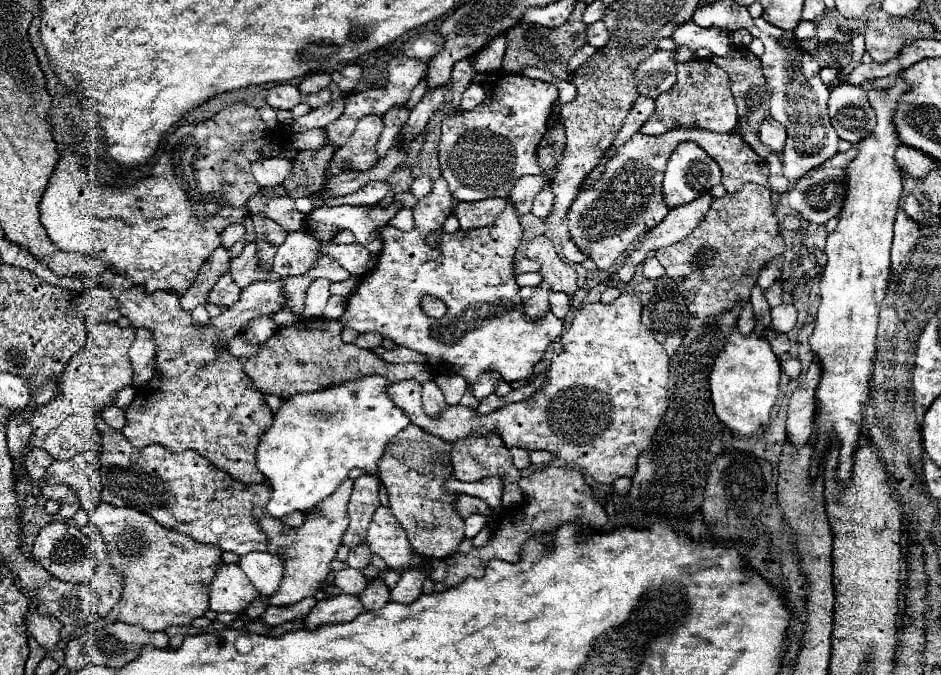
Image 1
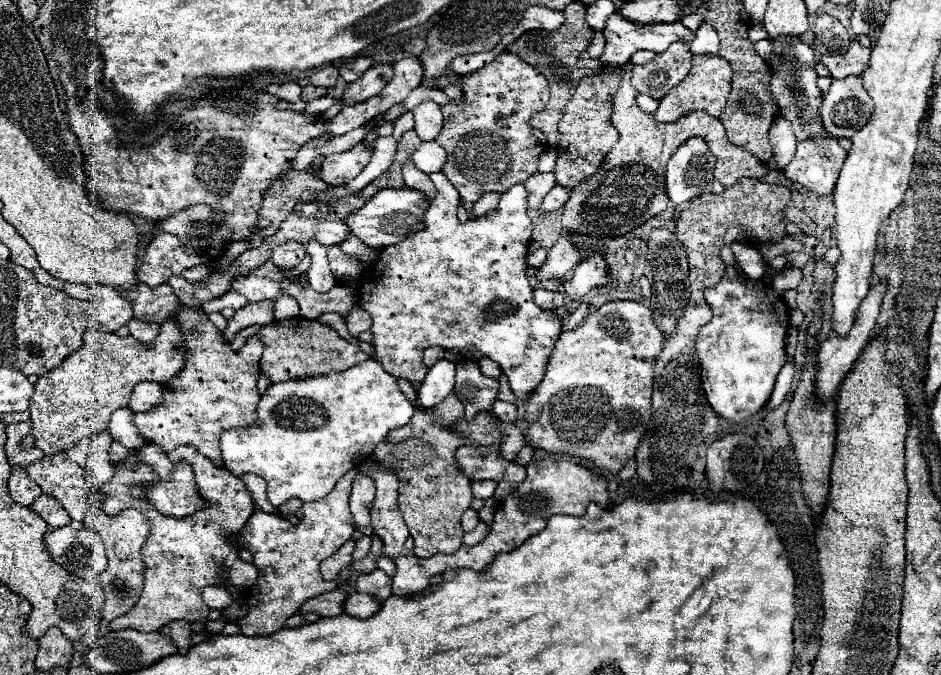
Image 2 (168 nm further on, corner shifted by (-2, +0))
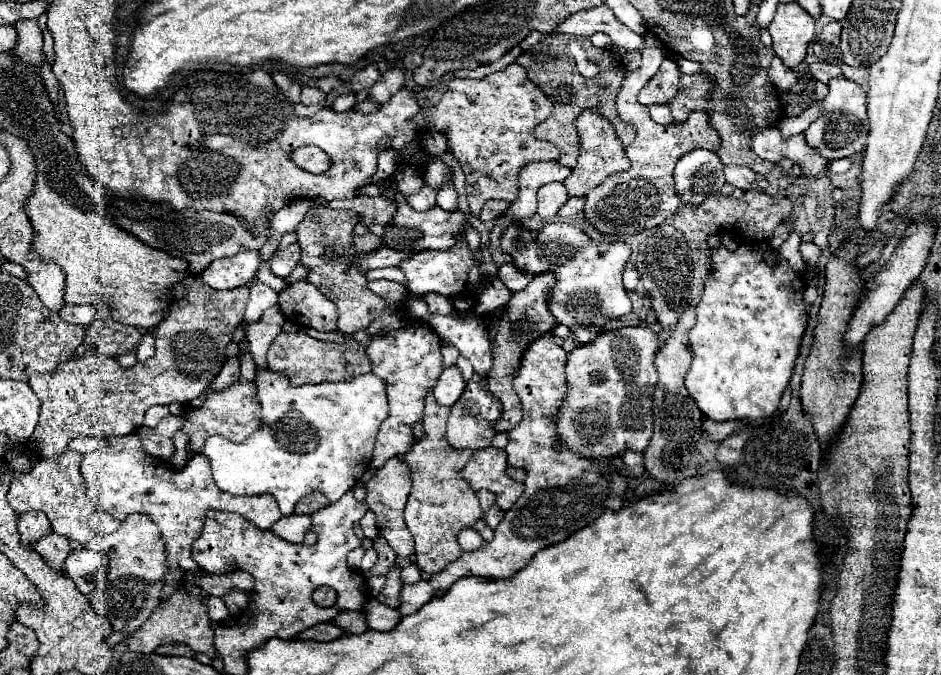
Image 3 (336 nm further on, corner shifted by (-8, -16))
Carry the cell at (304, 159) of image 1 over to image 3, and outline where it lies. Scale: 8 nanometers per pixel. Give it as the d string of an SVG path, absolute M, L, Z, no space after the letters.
M357 224L353 230L353 248L357 252L371 252L371 248L379 248L379 236L375 236L365 224Z

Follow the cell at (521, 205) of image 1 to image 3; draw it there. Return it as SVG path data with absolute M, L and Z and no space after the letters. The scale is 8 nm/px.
M547 184L545 186L545 218L553 218L557 210L567 202L567 190L563 184Z

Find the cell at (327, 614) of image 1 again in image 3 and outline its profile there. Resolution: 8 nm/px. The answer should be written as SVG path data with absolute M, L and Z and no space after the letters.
M369 600L369 602L363 606L363 614L365 614L367 626L369 626L371 630L391 630L391 628L395 628L395 624L401 620L399 610L387 608L385 604L381 604L381 602L377 602L377 600Z

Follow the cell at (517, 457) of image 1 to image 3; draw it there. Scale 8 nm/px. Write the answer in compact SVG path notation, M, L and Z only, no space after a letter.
M473 374L473 378L465 386L463 396L455 402L455 406L451 406L451 414L449 414L449 420L447 420L447 438L449 438L451 446L471 448L471 450L491 446L493 436L497 434L495 424L501 418L501 402L485 386L487 386L487 380Z

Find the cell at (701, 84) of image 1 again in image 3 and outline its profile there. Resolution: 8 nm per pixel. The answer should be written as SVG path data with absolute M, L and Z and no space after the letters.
M697 72L691 76L683 76L683 84L675 100L671 100L671 112L673 112L673 122L681 124L689 118L691 112L697 110L711 110L713 102L713 88L715 80L711 80L709 74Z

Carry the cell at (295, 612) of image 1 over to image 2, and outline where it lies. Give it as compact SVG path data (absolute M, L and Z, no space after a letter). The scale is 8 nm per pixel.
M333 590L327 594L315 596L301 606L301 612L315 612L319 616L339 616L343 614L343 604L347 596L349 594L343 590Z

